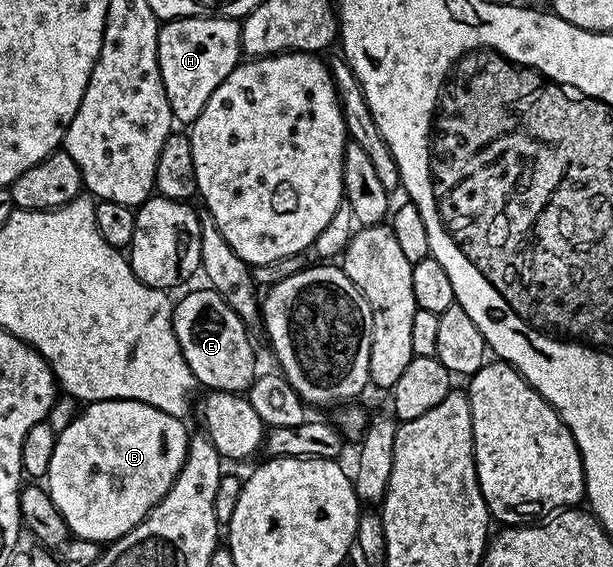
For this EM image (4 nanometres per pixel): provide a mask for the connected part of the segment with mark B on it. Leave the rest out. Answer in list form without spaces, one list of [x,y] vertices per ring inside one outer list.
[[[98,399],[85,407],[88,408],[84,412],[80,411],[59,428],[46,476],[46,490],[75,538],[107,545],[143,523],[162,497],[166,497],[186,462],[190,431],[184,428],[185,420],[181,416],[162,413],[162,409],[154,409],[154,405],[142,401]]]

